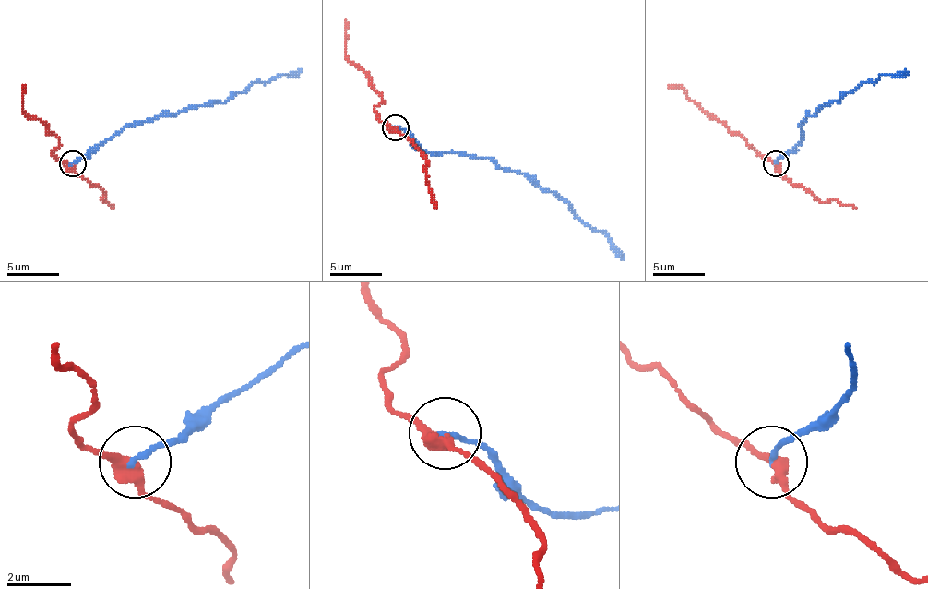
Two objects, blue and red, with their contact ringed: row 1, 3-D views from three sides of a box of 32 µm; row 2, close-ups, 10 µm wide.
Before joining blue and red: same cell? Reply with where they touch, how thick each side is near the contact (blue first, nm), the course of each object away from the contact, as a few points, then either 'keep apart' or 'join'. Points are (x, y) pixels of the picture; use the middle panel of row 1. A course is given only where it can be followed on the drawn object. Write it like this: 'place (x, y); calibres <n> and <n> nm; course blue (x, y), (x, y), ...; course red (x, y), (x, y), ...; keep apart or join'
place (396, 127); calibres 170 and 400 nm; course blue (395, 126), (408, 132), (429, 152), (491, 158), (502, 168), (528, 174), (603, 234), (624, 259); course red (395, 126), (386, 126), (379, 119), (374, 108), (382, 95), (345, 54), (345, 19); keep apart

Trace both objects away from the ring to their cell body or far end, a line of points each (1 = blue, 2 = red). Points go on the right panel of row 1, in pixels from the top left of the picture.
1: (775, 163), (801, 139), (806, 116), (822, 106), (838, 103), (863, 82), (874, 82), (882, 75), (908, 72)
2: (775, 163), (702, 111), (681, 88), (668, 85)

